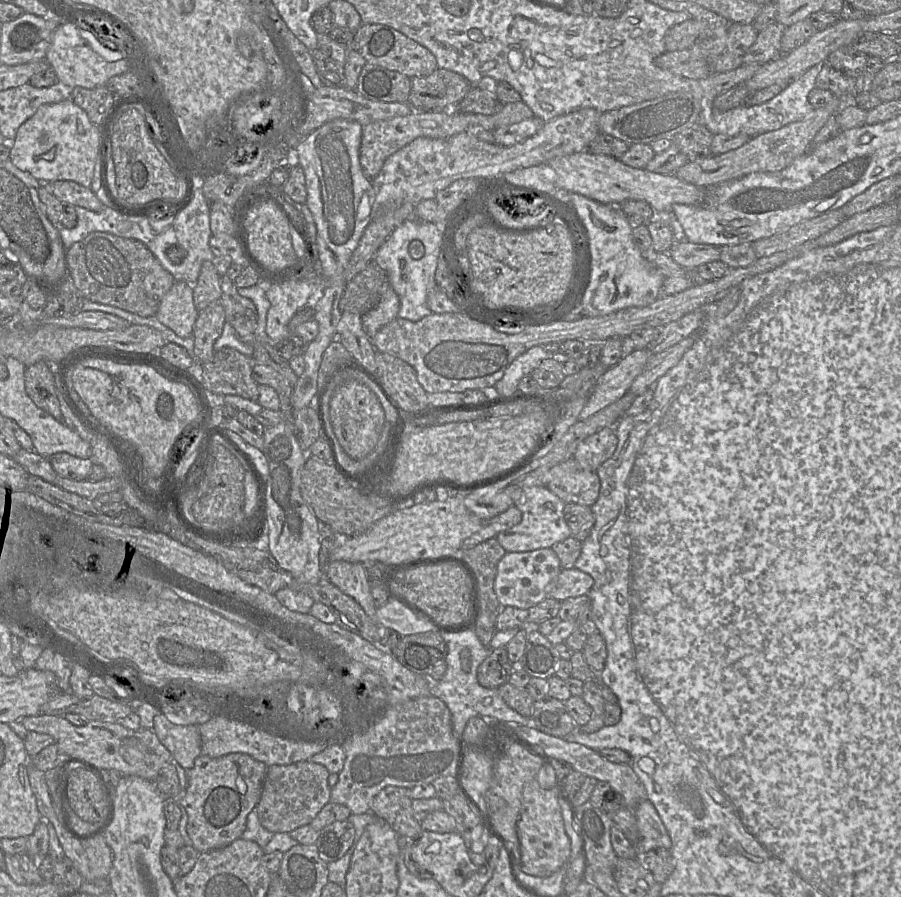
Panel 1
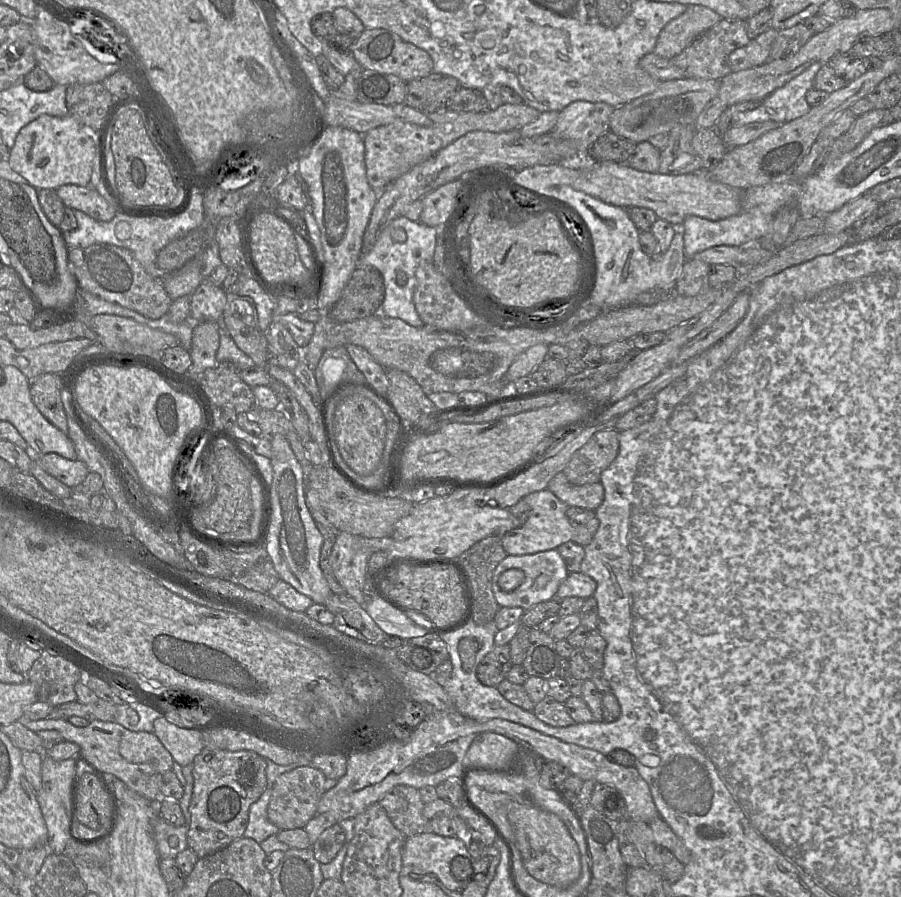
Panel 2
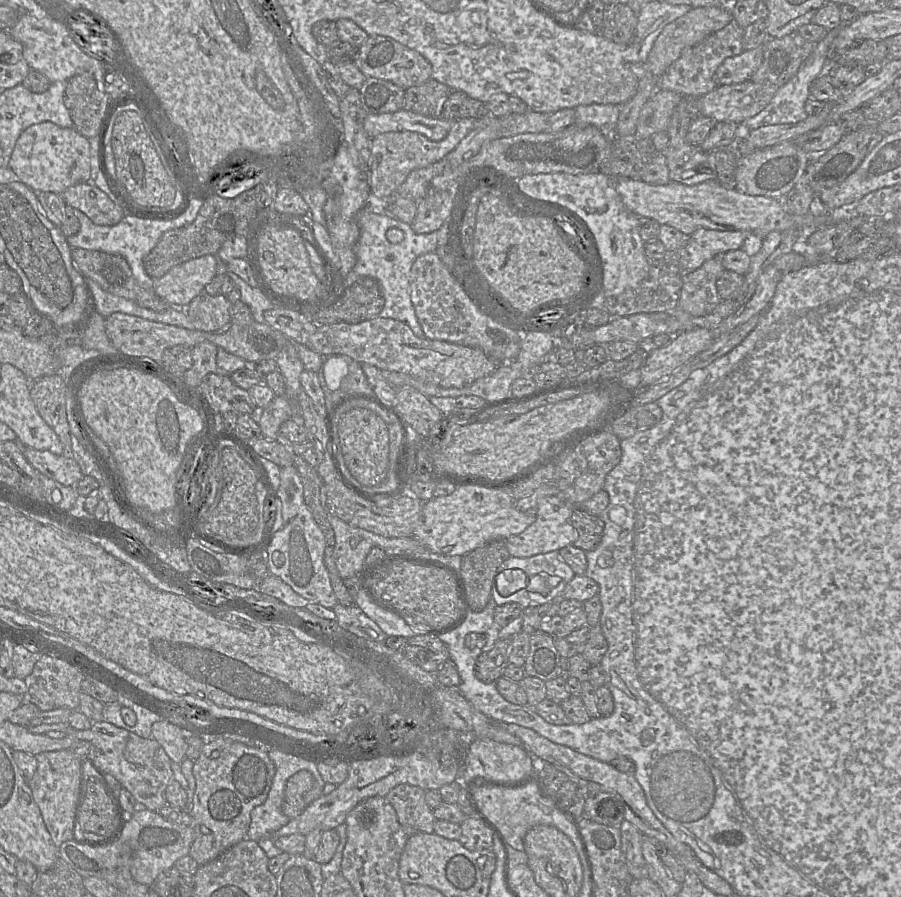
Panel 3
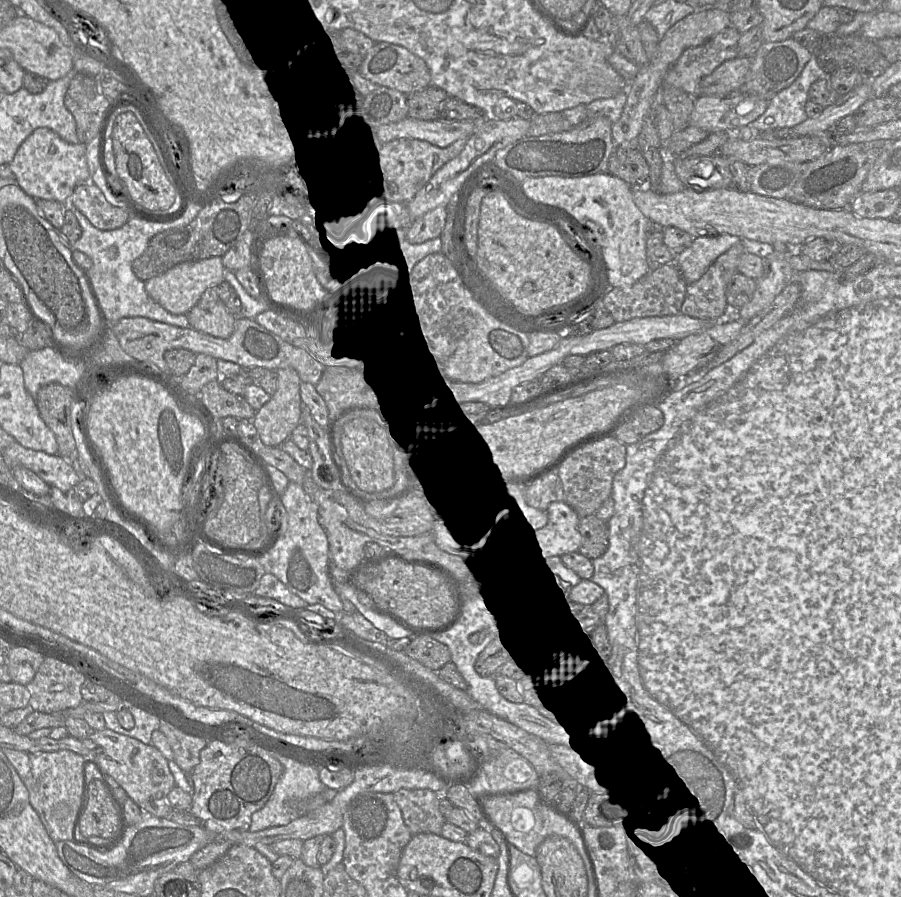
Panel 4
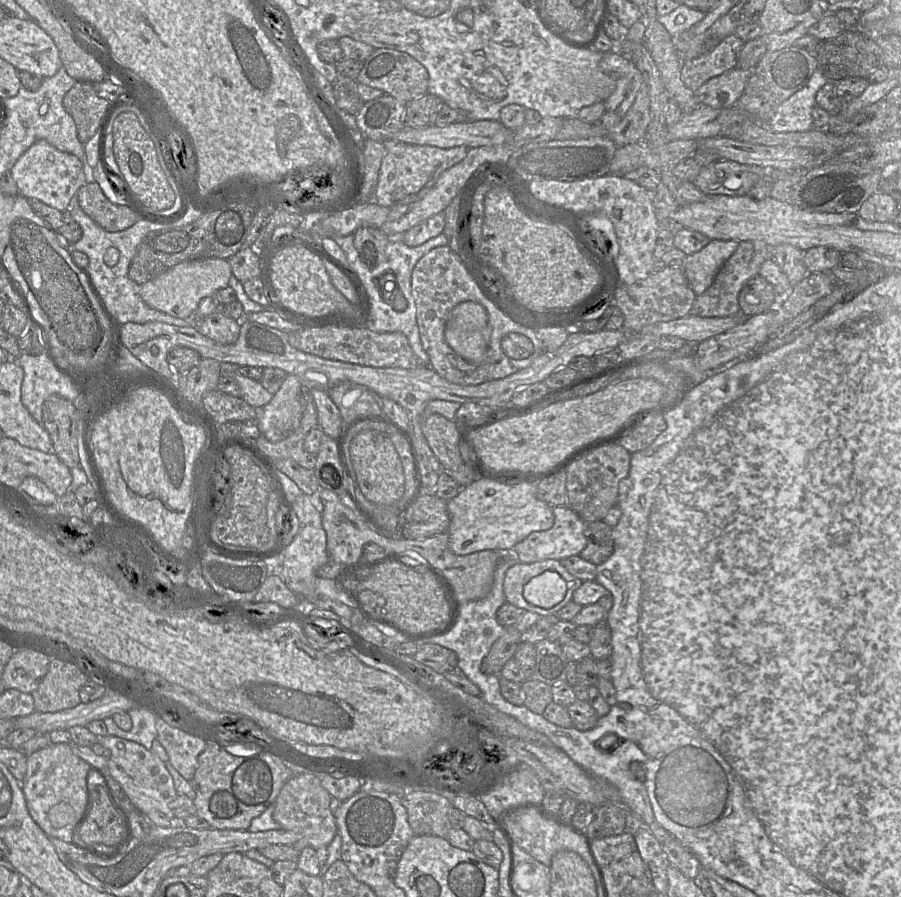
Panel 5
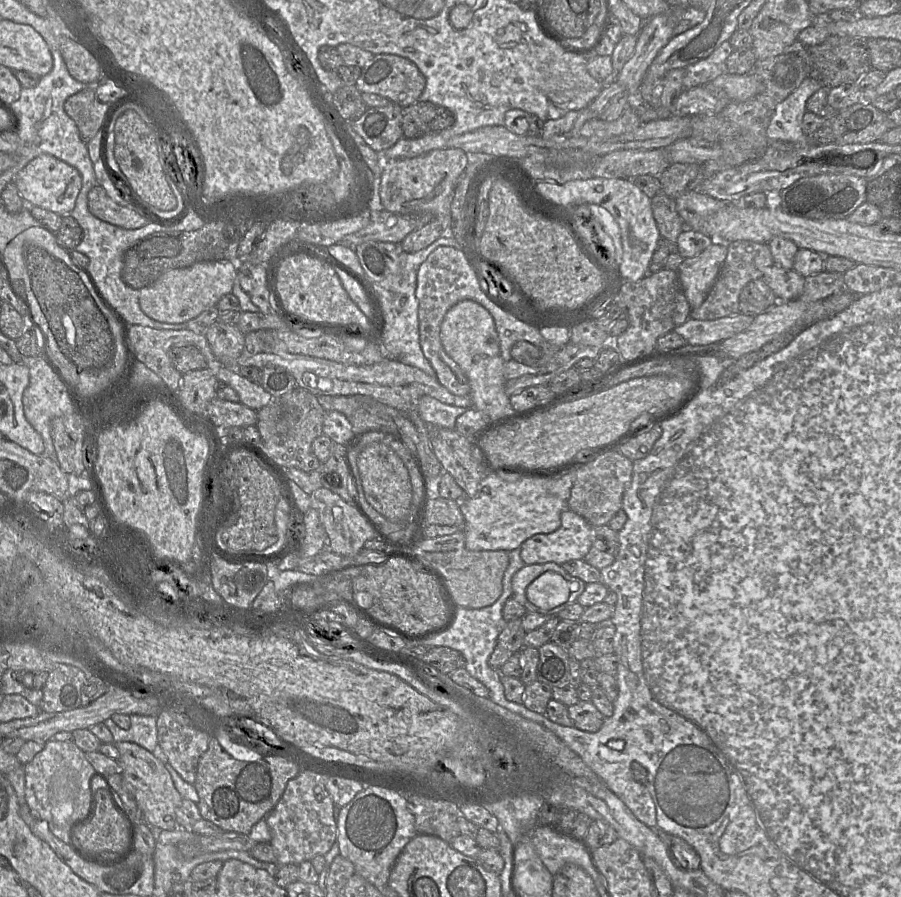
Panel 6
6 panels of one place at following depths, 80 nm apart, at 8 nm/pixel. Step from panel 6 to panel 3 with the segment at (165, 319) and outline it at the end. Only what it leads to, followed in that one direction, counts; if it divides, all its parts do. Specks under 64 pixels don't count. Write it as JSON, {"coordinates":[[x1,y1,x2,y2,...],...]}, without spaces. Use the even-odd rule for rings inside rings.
{"coordinates":[[217,253,177,264,159,278,153,278,153,291,170,307,185,309,217,274]]}

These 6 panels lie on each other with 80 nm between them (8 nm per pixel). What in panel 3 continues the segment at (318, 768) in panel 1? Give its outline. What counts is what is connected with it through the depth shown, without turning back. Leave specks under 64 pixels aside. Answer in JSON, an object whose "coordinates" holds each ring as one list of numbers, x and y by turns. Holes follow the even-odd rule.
{"coordinates":[[300,770,287,780,282,804,282,811,287,817,294,819,305,810,304,797,313,786,314,777,307,770]]}

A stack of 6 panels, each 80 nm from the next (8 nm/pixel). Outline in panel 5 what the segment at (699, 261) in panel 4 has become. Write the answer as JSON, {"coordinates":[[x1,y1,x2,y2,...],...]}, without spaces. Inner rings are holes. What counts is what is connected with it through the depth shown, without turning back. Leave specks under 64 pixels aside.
{"coordinates":[[710,240,700,251,686,255,681,268,696,297,712,285,717,273,736,248,737,241]]}

